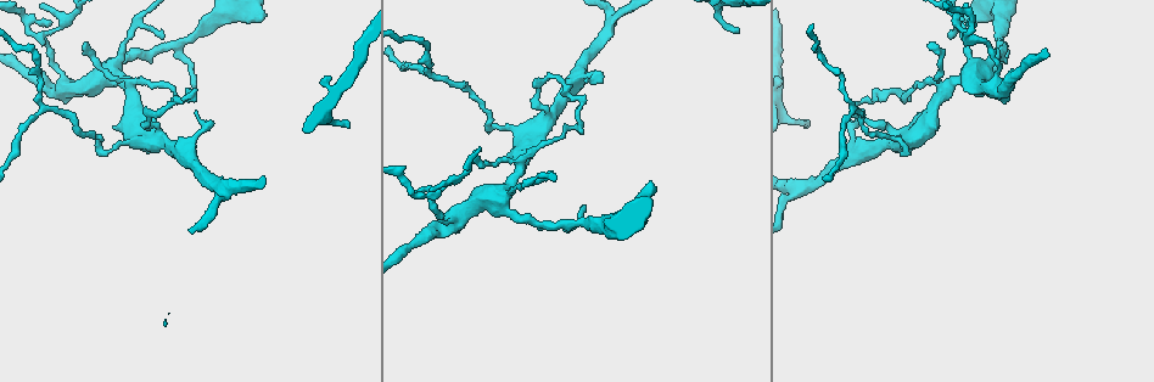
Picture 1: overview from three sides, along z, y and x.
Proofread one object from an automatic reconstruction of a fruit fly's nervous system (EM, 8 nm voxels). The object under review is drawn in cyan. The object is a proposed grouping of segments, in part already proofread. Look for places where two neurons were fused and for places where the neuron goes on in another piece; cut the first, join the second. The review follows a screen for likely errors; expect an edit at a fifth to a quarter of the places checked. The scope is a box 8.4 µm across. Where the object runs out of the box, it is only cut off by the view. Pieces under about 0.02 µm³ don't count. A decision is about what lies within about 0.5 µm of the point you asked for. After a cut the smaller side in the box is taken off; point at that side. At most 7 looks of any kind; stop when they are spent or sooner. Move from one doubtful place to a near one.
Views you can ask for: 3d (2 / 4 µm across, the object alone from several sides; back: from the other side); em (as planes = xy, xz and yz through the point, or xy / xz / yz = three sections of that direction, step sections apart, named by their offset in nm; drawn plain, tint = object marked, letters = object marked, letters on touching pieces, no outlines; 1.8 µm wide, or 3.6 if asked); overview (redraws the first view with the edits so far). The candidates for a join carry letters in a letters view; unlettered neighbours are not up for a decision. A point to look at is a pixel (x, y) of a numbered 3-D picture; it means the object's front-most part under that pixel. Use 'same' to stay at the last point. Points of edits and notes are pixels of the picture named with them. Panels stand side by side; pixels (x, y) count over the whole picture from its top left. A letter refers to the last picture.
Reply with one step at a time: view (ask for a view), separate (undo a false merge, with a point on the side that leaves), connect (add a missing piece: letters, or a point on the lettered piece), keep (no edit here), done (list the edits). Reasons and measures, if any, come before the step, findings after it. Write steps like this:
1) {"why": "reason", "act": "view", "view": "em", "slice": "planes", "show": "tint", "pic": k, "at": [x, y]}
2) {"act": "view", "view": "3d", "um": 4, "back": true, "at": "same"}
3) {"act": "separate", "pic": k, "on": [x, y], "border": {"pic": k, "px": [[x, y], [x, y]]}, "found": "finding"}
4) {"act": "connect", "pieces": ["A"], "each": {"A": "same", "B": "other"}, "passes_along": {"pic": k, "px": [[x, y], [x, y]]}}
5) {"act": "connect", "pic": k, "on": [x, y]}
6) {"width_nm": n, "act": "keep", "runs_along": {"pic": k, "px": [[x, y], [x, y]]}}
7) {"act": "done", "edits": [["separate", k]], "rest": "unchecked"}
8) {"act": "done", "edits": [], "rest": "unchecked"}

{"why": "tapers out", "act": "view", "view": "em", "um": 3.6, "slice": "xy", "step": 16, "show": "tint", "pic": 1, "at": [808, 123]}

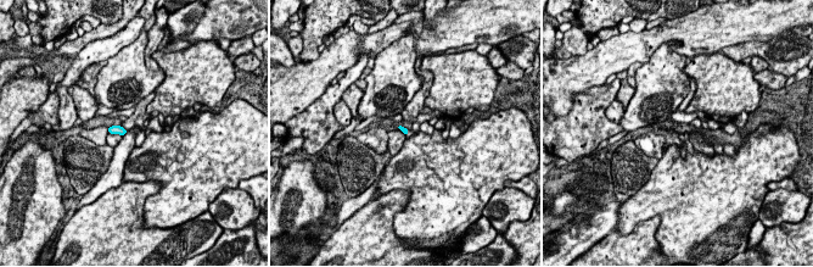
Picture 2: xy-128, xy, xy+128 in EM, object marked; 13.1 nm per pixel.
{"why": "another direction", "act": "view", "view": "em", "um": 3.6, "slice": "planes", "show": "letters", "at": "same"}

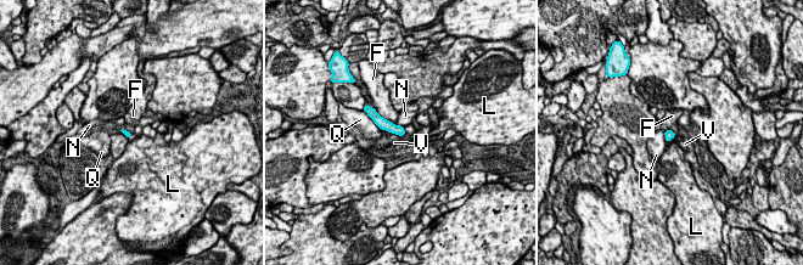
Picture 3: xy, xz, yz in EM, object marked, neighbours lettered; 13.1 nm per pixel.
{"act": "keep", "each": {"F": "other", "L": "other", "N": "other", "Q": "other", "V": "other"}, "runs_along": {"pic": 3, "px": [[371, 114], [381, 123], [402, 131]]}, "found": "none of them fits"}

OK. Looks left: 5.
{"why": "closes a loop", "act": "view", "view": "3d", "um": 4, "pic": 1, "at": [190, 96]}

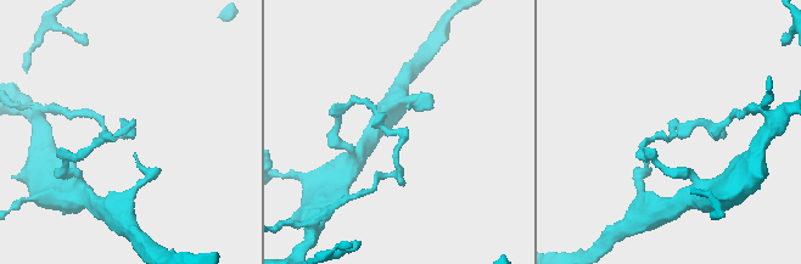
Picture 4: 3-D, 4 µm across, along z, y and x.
{"act": "view", "view": "em", "slice": "planes", "show": "letters", "pic": 4, "at": [125, 132]}

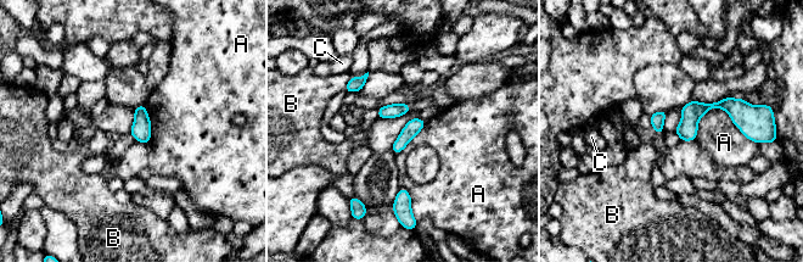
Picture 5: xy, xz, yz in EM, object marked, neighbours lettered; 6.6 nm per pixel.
{"width_nm": 100, "act": "keep", "each": {"A": "other", "B": "other", "C": "other"}, "found": "one neuron here"}

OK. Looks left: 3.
{"act": "view", "view": "3d", "um": 2, "back": true, "pic": 1, "at": [41, 37]}

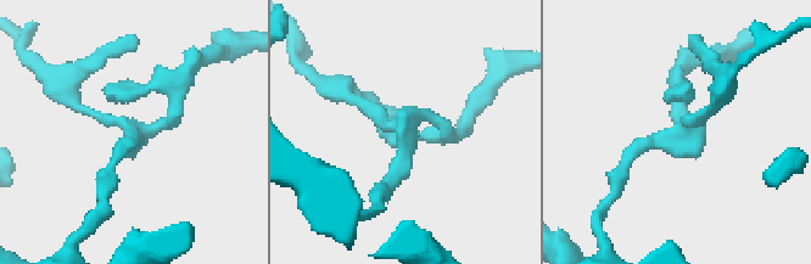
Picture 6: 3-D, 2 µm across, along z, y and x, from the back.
{"why": "shape alone is not enough", "act": "view", "view": "em", "slice": "xz", "step": 4, "show": "letters", "pic": 6, "at": [688, 130]}

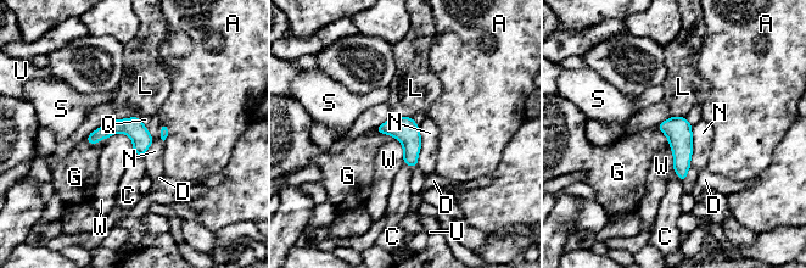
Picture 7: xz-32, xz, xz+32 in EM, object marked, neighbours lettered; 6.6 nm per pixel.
{"act": "keep", "each": {"A": "other", "C": "other", "D": "other", "G": "other", "L": "other", "N": "other", "Q": "other", "S": "other", "U": "other", "W": "other"}, "border": {"pic": 7, "px": [[106, 138], [124, 133], [133, 150]]}, "found": "continuous, no second neuron"}

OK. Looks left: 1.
{"act": "done", "edits": [], "rest": "unchecked"}

